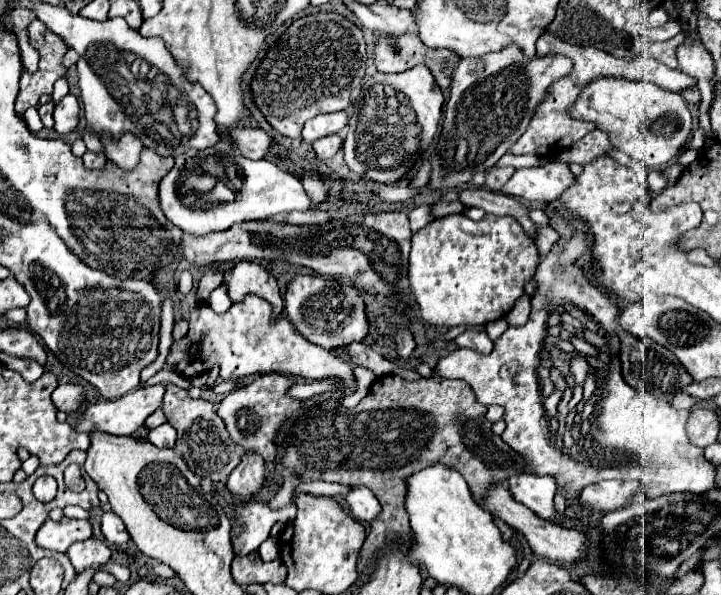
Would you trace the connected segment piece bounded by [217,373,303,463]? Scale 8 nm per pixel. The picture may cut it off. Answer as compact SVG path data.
M265 373L259 375L249 385L243 385L239 389L233 389L225 399L219 403L217 415L223 419L231 439L243 447L245 451L257 453L263 457L265 463L275 461L279 457L279 447L275 443L277 431L281 425L303 407L301 399L295 399L289 395L289 389L295 385L293 379L281 375L281 373Z

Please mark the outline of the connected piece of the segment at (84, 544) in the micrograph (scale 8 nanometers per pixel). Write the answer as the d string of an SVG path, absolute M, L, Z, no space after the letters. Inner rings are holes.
M87 539L87 541L79 541L79 543L73 543L69 549L67 549L67 557L69 561L73 563L75 571L77 573L83 573L85 569L89 567L97 567L97 565L105 565L111 557L111 551L109 547L99 541L99 539Z

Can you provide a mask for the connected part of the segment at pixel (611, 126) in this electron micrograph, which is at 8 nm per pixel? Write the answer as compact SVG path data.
M595 79L591 81L575 105L571 115L583 121L593 121L599 129L607 131L611 143L625 151L629 157L641 161L651 169L663 169L691 141L691 111L679 93L663 91L647 81L625 79Z

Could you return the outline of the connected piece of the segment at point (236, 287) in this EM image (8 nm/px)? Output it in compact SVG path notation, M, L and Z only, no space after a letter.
M237 263L233 269L233 277L229 281L231 301L241 301L247 293L267 299L273 305L273 315L281 313L283 299L277 281L261 263Z

